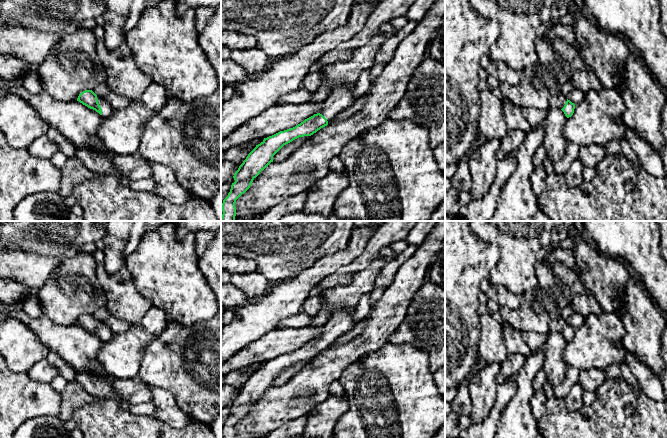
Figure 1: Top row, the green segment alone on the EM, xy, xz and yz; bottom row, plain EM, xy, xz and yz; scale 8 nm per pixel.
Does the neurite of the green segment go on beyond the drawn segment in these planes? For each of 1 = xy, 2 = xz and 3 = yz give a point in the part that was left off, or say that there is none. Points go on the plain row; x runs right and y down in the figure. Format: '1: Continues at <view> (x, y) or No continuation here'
1: Continues at xy (107, 334)
2: Continues at xz (342, 321)
3: Continues at yz (558, 324)

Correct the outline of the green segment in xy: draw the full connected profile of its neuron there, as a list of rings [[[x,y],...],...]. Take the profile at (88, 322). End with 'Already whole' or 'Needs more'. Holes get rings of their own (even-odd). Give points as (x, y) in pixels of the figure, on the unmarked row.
[[[92,314],[80,317],[77,325],[95,334],[104,342],[111,340],[114,335],[113,331],[102,320],[96,319]]]. Needs more

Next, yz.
[[[561,316],[552,319],[549,323],[550,332],[561,333],[567,342],[574,337],[575,328],[566,322]]]. Needs more

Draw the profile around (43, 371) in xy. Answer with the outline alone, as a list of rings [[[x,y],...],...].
[[[47,358],[38,362],[27,373],[31,379],[44,383],[50,383],[59,375],[58,369],[50,364]]]

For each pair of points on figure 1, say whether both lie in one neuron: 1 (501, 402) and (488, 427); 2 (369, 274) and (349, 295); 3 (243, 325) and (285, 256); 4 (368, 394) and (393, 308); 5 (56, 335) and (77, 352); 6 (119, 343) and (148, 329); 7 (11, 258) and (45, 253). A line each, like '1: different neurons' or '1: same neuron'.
1: same neuron
2: same neuron
3: different neurons
4: different neurons
5: same neuron
6: same neuron
7: same neuron

